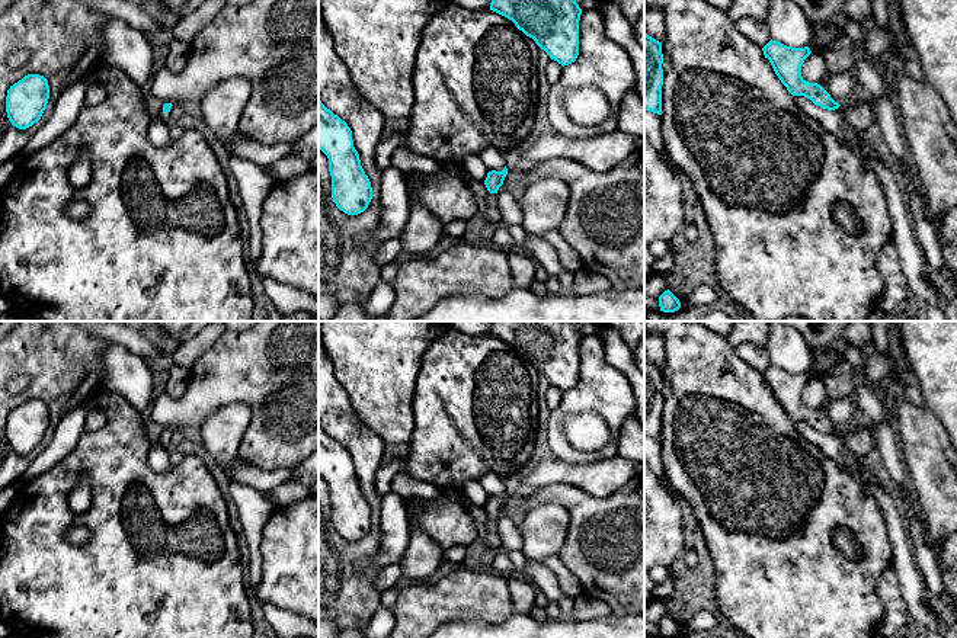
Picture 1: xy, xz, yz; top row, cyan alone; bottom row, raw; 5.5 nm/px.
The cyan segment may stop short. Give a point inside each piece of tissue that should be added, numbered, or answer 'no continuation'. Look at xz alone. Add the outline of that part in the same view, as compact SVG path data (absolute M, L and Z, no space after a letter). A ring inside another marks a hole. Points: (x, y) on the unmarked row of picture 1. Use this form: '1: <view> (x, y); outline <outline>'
1: xz (492, 539); outline M489 519L487 522L487 532L486 532L484 544L490 554L502 549L502 541L499 536L496 519Z

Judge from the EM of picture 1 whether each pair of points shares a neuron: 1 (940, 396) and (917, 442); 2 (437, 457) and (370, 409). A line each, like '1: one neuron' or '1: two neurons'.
1: two neurons
2: two neurons

